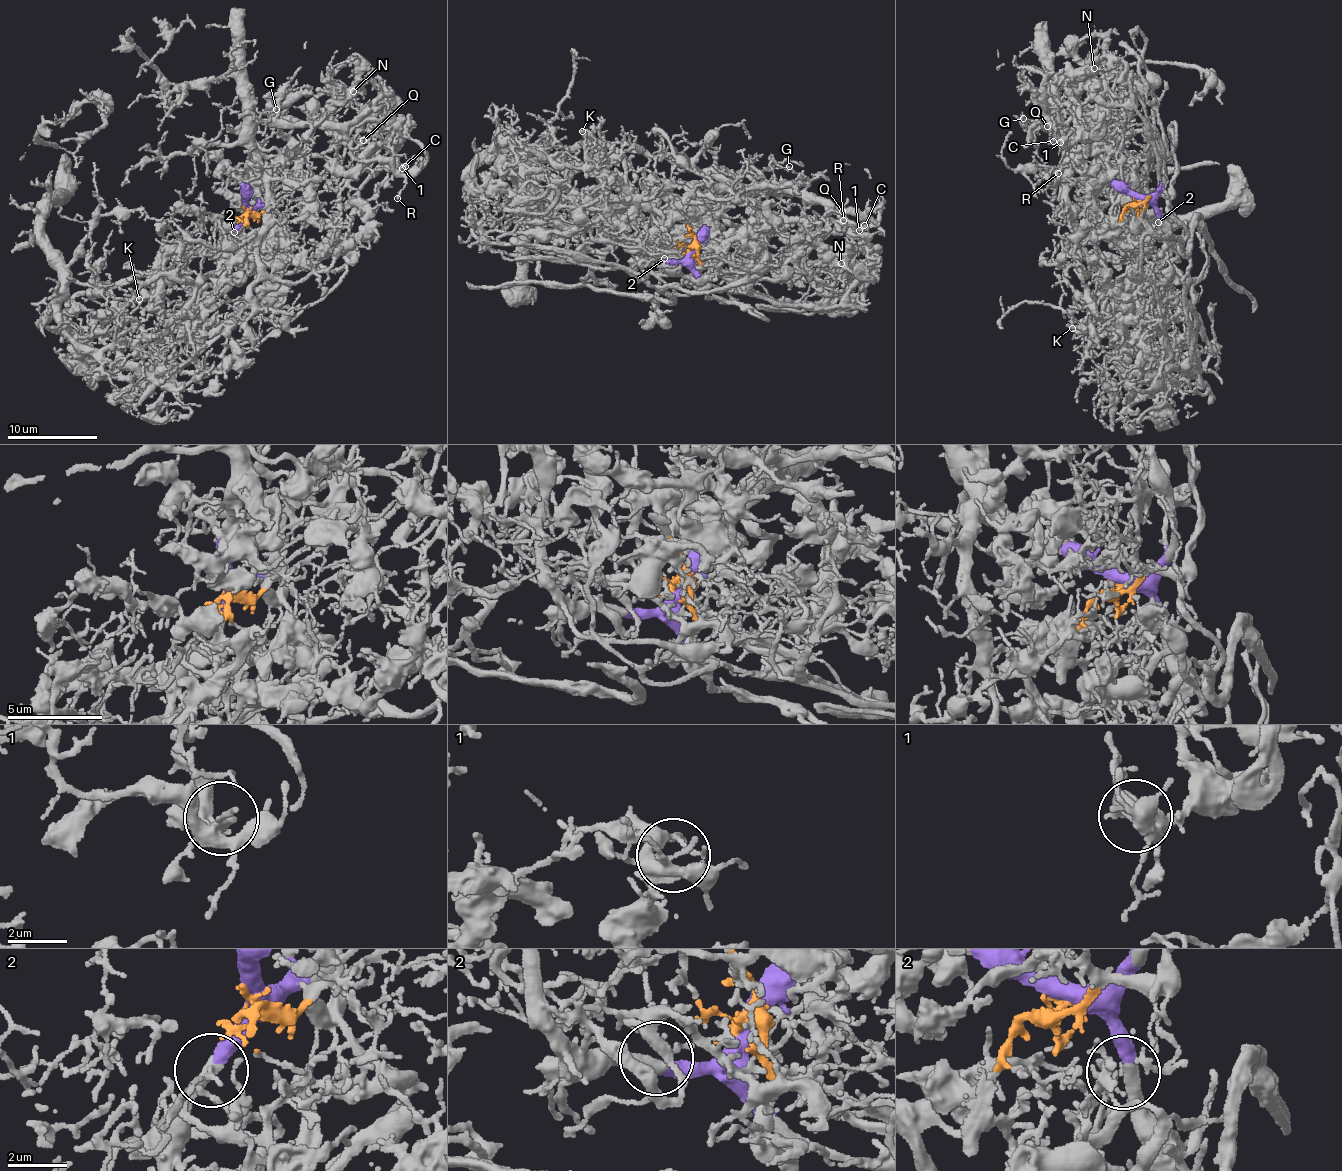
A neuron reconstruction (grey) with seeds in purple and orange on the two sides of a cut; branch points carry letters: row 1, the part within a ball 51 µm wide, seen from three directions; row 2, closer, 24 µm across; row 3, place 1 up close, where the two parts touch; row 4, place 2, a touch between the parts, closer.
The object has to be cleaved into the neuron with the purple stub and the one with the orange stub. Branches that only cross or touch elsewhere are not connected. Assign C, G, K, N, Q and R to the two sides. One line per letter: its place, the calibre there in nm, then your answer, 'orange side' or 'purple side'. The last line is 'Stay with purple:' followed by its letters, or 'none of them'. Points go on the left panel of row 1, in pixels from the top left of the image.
C: at (405, 166); 130 nm thick; purple side
G: at (276, 109); 130 nm thick; purple side
K: at (139, 299); 200 nm thick; purple side
N: at (353, 91); 180 nm thick; orange side
Q: at (363, 140); 160 nm thick; purple side
R: at (397, 198); 110 nm thick; purple side
Stay with purple: C, G, K, Q, R

